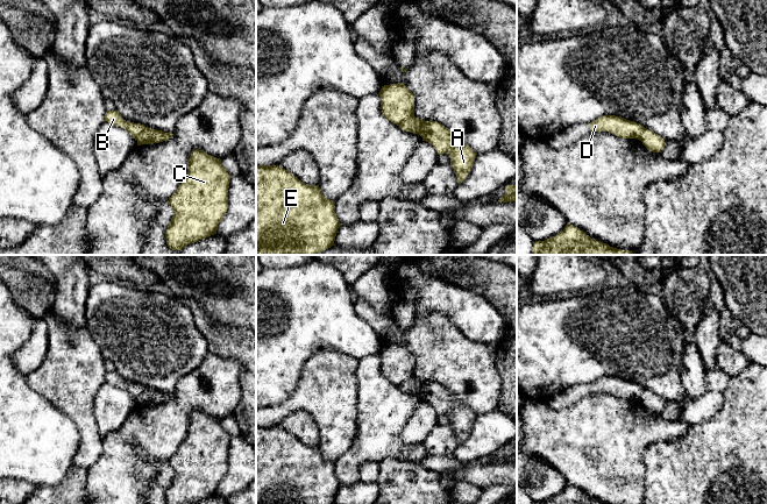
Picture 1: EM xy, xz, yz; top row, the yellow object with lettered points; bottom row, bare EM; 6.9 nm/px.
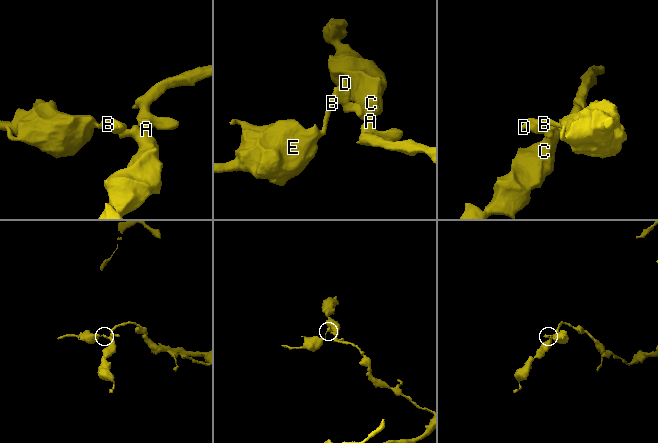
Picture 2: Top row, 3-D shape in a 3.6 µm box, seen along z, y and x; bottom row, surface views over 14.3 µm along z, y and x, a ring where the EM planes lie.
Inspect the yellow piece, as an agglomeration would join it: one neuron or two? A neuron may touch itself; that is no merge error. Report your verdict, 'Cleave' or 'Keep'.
Cleave

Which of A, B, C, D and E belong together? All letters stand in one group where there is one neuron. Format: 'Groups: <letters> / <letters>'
Groups: A C / B D E

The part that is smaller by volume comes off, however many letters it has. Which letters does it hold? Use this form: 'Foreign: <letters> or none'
Foreign: B, D, E

